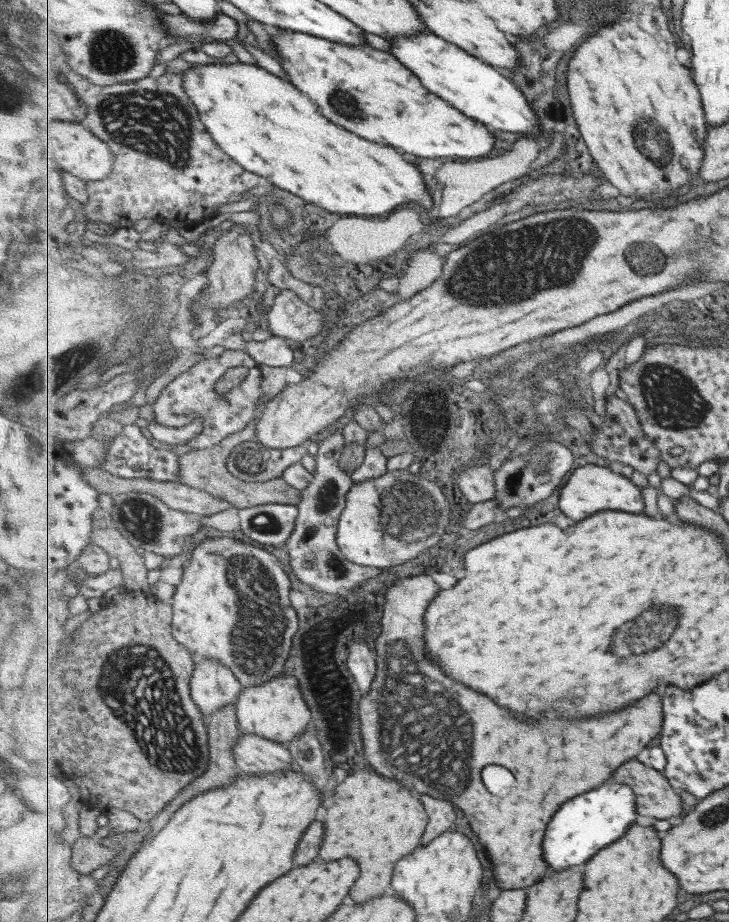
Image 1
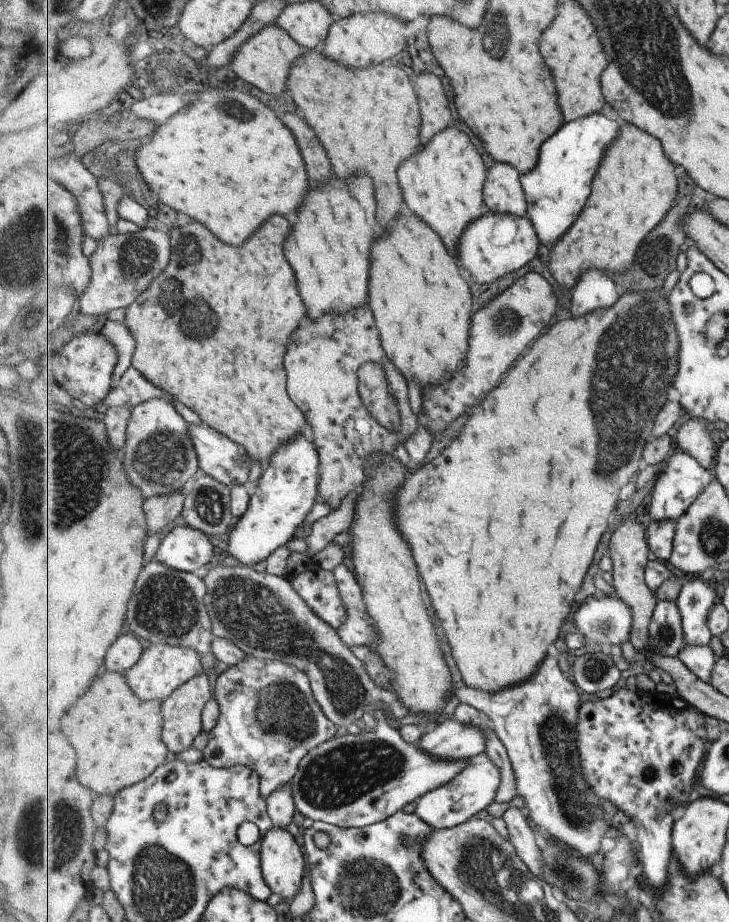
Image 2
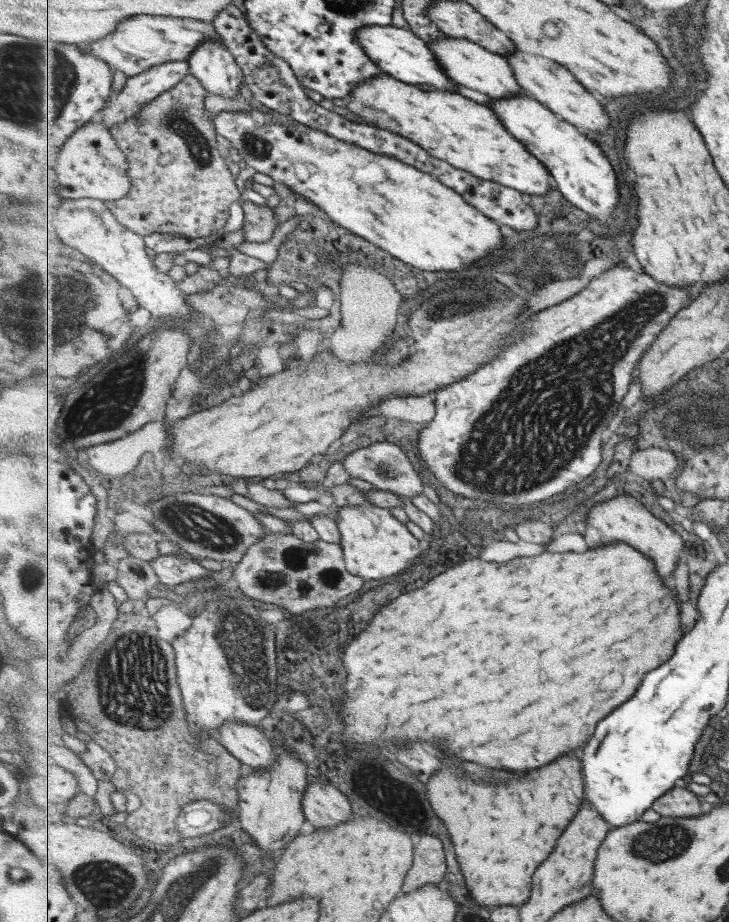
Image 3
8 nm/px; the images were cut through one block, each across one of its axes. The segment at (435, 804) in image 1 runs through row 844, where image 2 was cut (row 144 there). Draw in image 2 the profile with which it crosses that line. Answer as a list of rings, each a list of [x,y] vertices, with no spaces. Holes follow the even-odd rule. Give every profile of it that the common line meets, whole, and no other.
[[[423,72],[417,76],[417,86],[419,86],[419,98],[421,98],[421,124],[420,140],[425,146],[432,141],[435,134],[445,130],[449,124],[453,124],[453,110],[451,102],[445,96],[443,84],[435,74]]]

